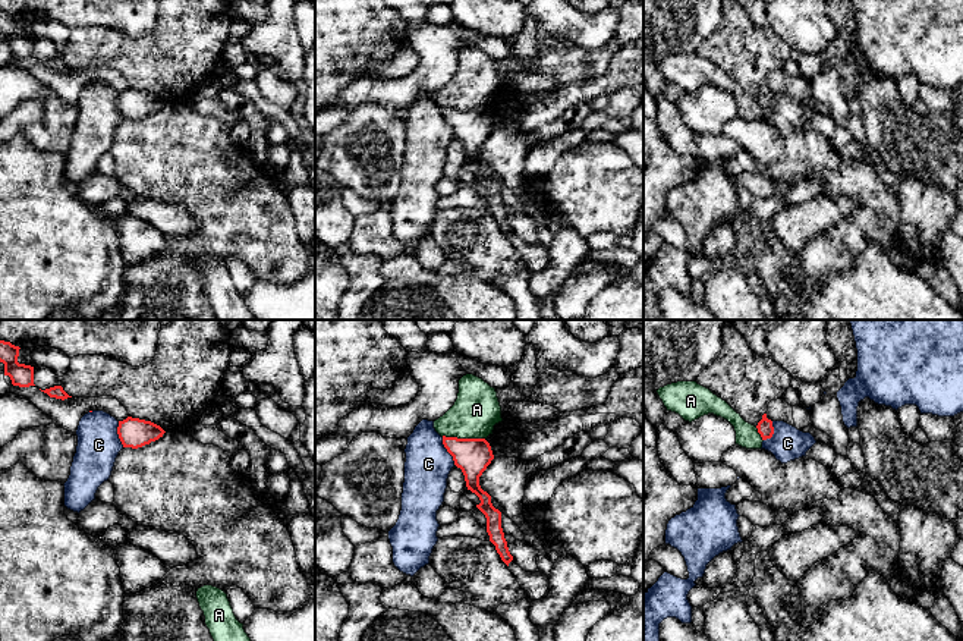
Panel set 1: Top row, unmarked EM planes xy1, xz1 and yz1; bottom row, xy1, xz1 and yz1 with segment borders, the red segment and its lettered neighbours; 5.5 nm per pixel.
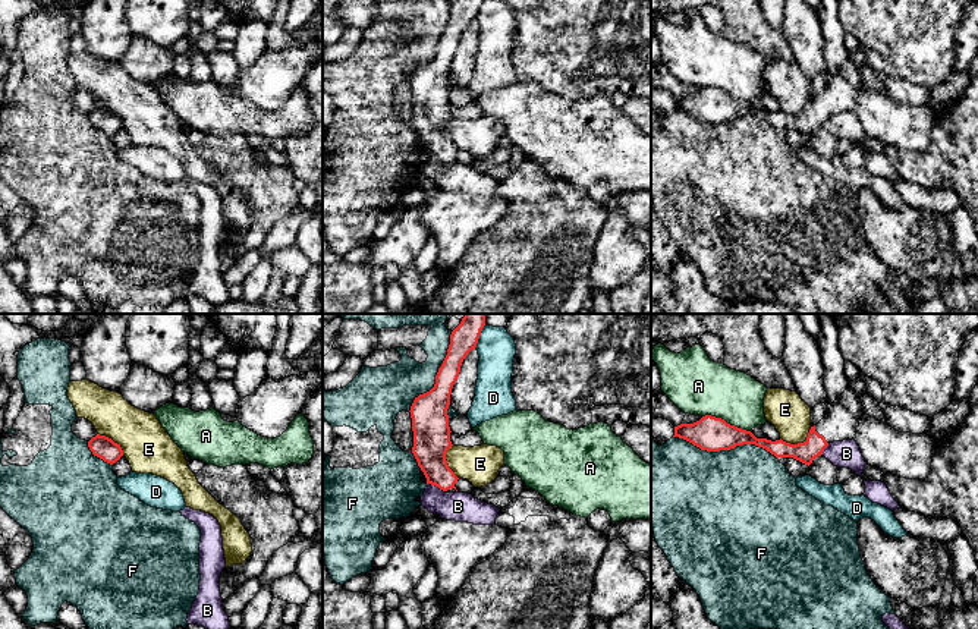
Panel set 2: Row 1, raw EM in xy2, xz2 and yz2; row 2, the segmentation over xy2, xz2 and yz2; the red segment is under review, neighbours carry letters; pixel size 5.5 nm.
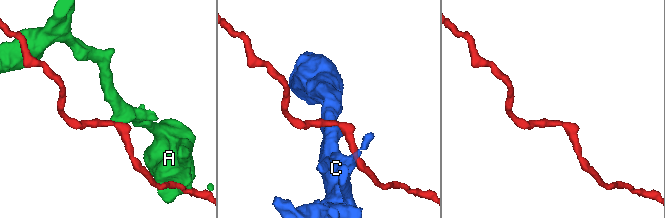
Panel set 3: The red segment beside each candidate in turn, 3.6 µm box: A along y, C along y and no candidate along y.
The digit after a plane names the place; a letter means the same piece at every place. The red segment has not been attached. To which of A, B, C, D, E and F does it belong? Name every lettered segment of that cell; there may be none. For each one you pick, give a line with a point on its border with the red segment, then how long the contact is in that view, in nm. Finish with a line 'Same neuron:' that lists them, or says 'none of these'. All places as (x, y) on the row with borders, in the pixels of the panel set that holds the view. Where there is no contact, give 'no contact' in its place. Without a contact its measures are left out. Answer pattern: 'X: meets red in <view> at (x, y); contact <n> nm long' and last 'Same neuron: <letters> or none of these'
Same neuron: none of these

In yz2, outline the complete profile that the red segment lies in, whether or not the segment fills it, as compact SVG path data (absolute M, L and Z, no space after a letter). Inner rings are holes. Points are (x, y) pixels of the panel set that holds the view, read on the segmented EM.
M850 386L831 403L827 413L811 427L804 443L790 444L780 440L771 441L757 438L751 431L727 424L721 418L711 415L702 416L694 424L674 427L674 435L683 438L701 450L720 452L736 446L755 444L779 457L793 457L805 465L811 465L815 457L833 441L855 440L856 422L867 415L861 403L859 393Z

